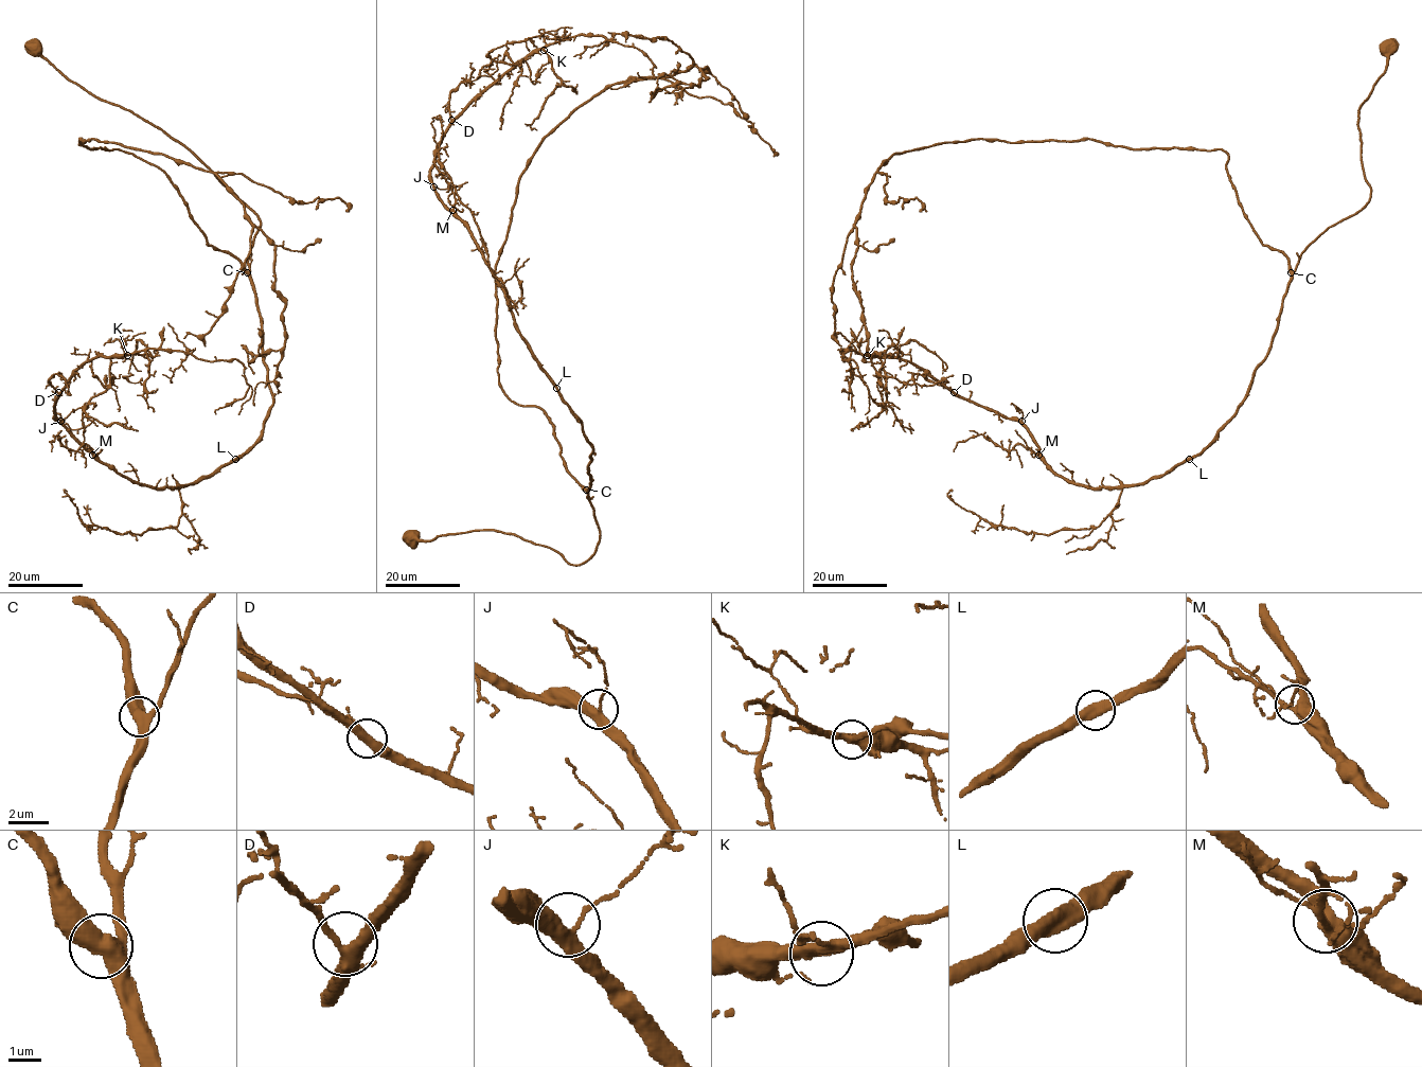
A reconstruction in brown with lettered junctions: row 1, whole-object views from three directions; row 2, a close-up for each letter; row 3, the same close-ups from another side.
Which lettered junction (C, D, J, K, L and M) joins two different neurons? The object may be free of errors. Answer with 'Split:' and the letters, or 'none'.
Split: none

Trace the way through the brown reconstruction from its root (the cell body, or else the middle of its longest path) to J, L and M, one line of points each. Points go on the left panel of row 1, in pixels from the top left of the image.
J: (35, 47), (179, 141), (256, 215), (248, 263), (272, 399), (262, 438), (185, 486), (120, 475), (60, 421)
L: (35, 47), (71, 81), (179, 141), (260, 221), (248, 263), (272, 403), (262, 438), (235, 459)
M: (35, 47), (179, 141), (261, 225), (248, 263), (272, 399), (262, 438), (185, 486), (142, 485), (92, 455)

